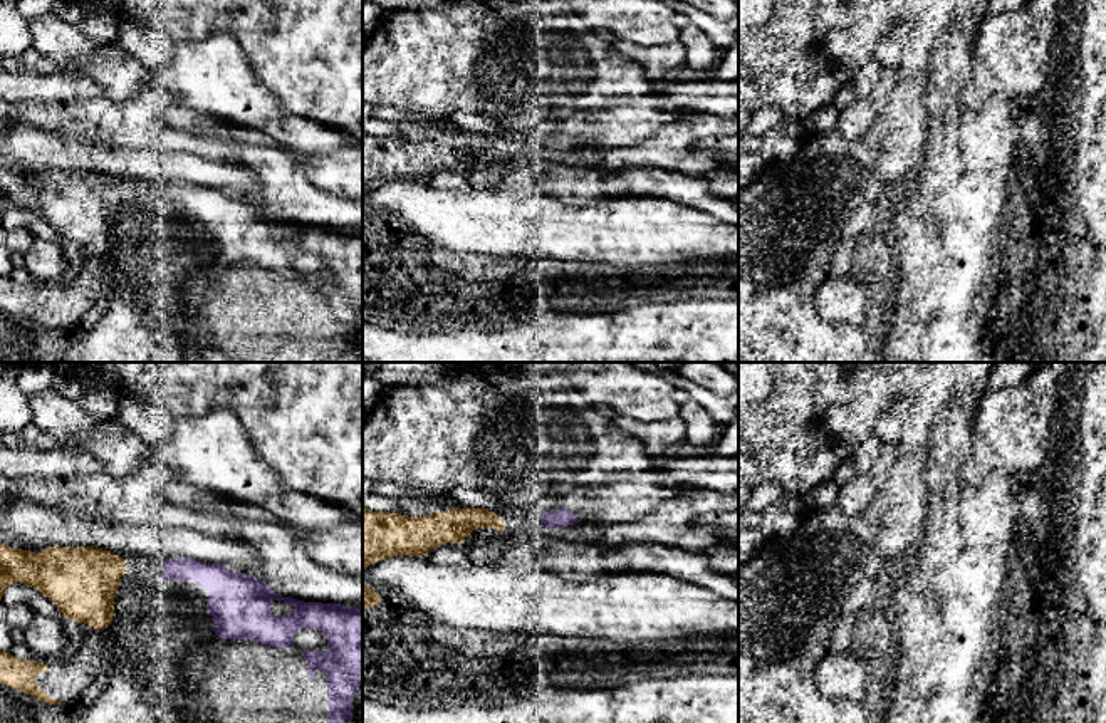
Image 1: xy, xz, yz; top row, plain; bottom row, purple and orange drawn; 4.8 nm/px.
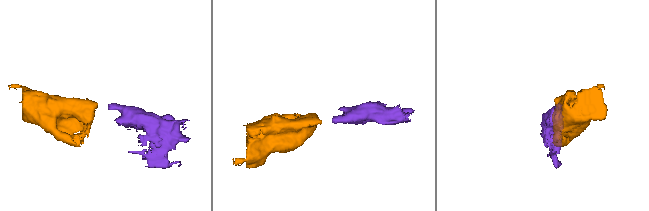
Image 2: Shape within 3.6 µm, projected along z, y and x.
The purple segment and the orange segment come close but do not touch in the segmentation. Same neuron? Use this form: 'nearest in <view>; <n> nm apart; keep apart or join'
nearest in xz; 180 nm apart; join

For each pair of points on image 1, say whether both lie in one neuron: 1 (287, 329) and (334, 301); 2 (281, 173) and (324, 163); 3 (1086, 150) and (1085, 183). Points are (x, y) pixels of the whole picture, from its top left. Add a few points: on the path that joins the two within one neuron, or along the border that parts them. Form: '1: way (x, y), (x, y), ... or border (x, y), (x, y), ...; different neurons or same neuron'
1: way (299, 317), (302, 314), (314, 314), (323, 307); same neuron
2: border (309, 176), (323, 188); different neurons
3: way (1086, 158), (1086, 175); same neuron

